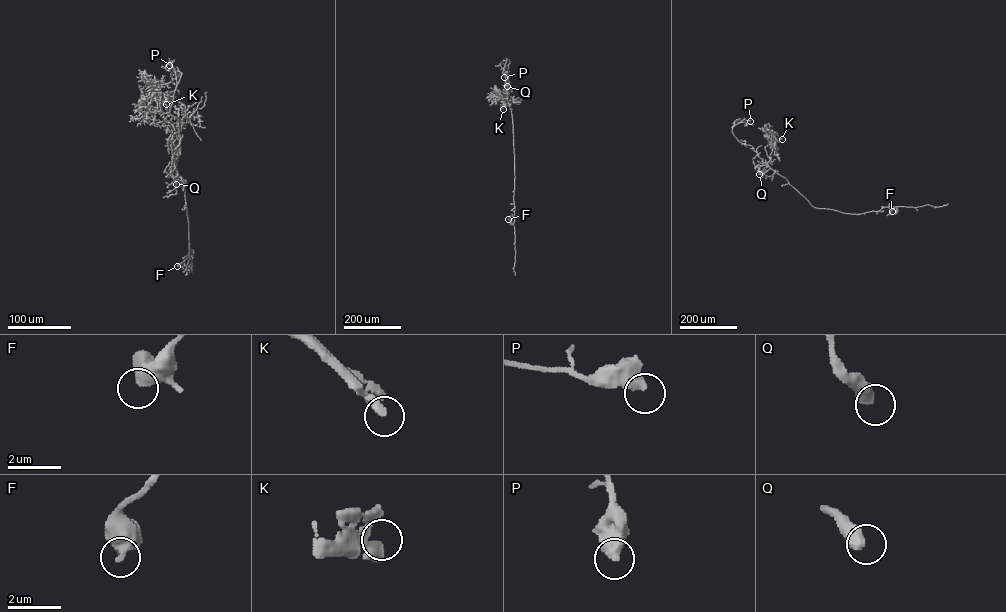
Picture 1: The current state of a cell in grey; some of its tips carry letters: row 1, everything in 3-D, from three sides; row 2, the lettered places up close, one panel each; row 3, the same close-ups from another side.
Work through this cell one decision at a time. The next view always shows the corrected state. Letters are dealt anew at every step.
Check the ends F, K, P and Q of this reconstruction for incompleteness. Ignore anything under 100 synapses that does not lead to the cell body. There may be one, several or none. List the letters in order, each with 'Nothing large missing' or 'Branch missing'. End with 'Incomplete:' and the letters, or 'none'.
F: Nothing large missing
K: Branch missing
P: Nothing large missing
Q: Nothing large missing
Incomplete: K

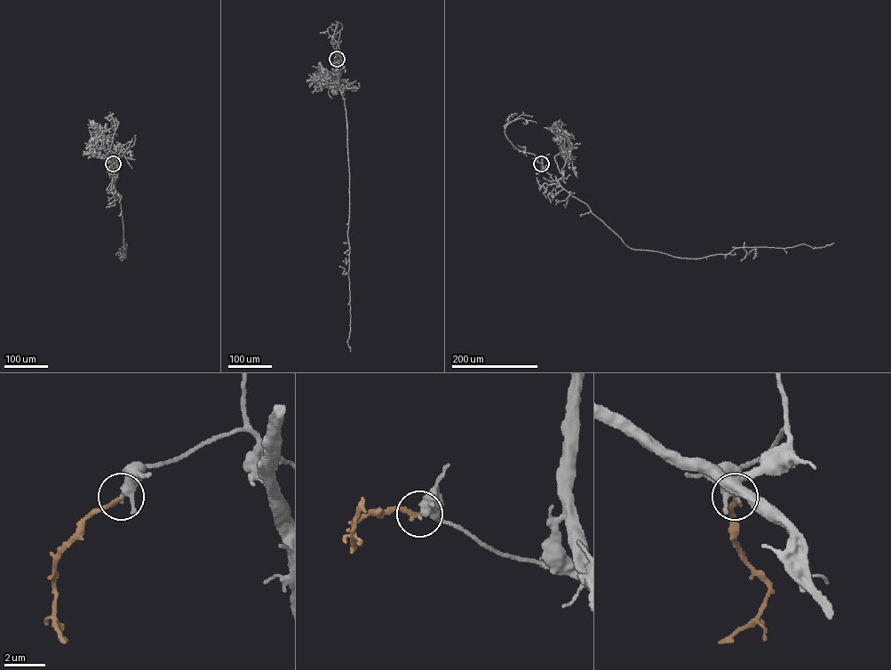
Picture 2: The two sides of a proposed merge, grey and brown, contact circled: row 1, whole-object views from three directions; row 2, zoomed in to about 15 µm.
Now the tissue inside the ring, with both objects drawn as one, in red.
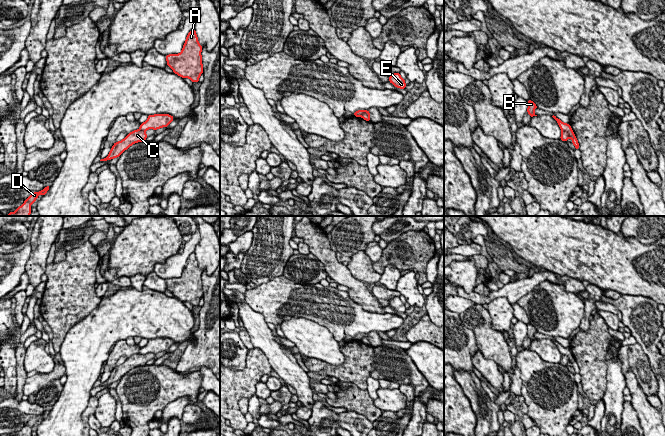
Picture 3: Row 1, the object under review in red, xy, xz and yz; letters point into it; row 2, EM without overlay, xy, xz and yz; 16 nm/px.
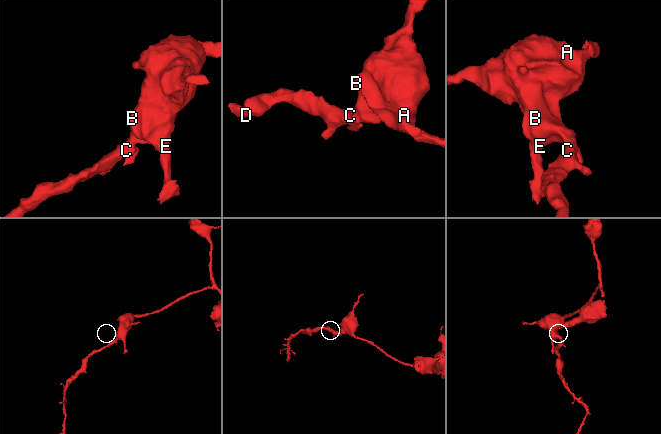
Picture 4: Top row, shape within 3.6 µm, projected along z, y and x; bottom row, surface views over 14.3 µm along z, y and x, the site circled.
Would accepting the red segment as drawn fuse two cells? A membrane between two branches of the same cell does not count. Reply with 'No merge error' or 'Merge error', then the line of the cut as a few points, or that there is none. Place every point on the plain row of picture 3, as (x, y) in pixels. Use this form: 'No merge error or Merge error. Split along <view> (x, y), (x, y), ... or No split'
Merge error. Split along yz (562, 354), (569, 361)

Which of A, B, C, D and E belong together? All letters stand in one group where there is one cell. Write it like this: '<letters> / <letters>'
A B E / C D

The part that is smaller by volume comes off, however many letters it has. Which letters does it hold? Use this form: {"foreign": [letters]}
{"foreign": ["C", "D"]}

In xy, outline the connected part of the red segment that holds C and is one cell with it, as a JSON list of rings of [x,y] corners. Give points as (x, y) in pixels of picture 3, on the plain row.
[[[134,354],[131,357],[127,358],[127,360],[119,365],[115,366],[112,370],[109,379],[106,382],[101,383],[100,385],[107,385],[111,384],[113,382],[120,381],[120,379],[128,373],[131,369],[137,367],[137,366],[143,366],[146,365],[147,358],[145,355],[140,354]]]

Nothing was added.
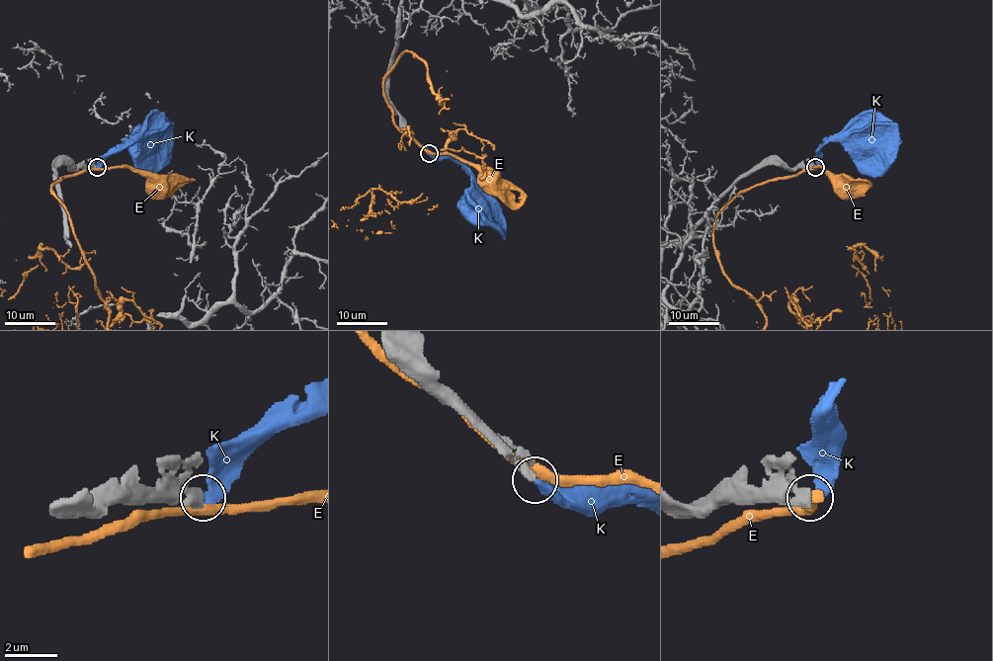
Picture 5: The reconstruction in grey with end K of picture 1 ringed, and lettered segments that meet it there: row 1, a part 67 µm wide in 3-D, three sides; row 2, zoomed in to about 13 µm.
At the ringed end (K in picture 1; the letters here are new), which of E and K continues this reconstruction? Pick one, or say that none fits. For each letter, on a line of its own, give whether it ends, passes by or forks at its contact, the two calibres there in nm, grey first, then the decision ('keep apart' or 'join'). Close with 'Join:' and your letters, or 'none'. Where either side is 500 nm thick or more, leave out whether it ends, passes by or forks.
E: it passes by | 440/360 nm | keep apart
K: it ends | 420/400 nm | join
Join: K

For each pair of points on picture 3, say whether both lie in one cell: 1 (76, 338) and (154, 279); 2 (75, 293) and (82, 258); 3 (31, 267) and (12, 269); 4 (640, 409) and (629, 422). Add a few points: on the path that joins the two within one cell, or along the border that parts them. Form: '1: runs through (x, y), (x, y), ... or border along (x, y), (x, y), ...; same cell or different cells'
1: border along (144, 285), (163, 293); different cells
2: runs through (75, 284), (79, 267); same cell
3: border along (31, 245), (30, 257), (24, 270); different cells
4: border along (630, 403), (640, 425); different cells

